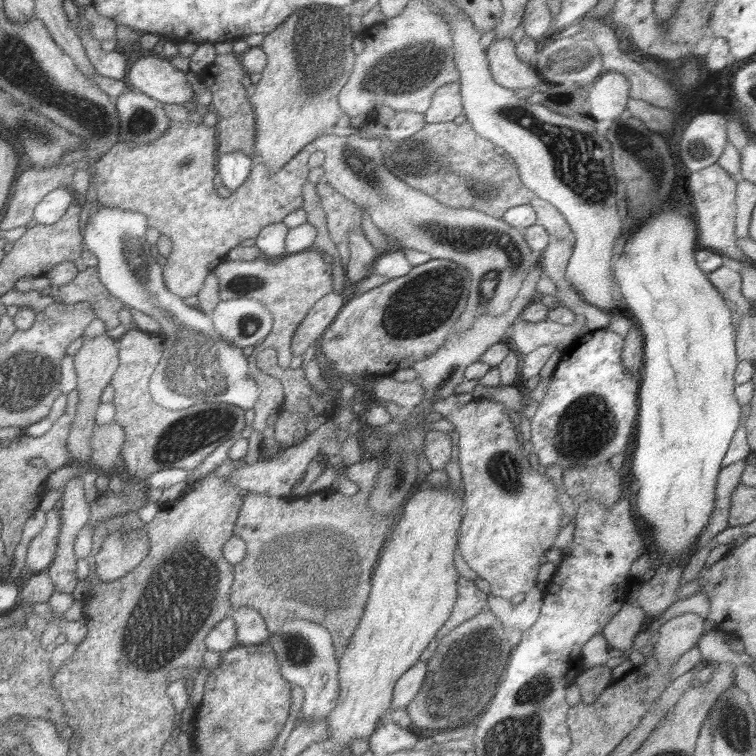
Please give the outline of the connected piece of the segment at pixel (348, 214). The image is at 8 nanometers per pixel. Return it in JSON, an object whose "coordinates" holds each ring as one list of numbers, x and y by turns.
{"coordinates":[[325,180,315,184,317,194,321,198,325,216,327,216,327,230,329,230,329,240,339,252,341,266,347,266,349,260,349,248,347,248,347,238,349,230,357,230,361,226,361,210,355,202,347,200,343,194,339,194,335,188,331,188]]}

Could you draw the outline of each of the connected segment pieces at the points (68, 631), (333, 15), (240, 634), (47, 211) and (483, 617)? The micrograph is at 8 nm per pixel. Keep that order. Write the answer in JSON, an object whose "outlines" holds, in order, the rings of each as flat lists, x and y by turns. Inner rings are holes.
{"outlines":[[[53,592,53,596,49,598,49,608,53,612,53,620,49,620,49,624,55,624,59,628,59,634,65,636,65,642,73,642,73,644,81,644,87,636,87,618,81,618,77,622,69,622,63,618,63,612,69,610,73,606,73,598,71,594,63,594,63,592]],[[305,6,295,10,291,16,285,18,273,32,269,32,263,42,261,50,267,54,267,66,261,72,261,80,255,84,255,92,249,98,255,114,255,144,253,144,253,164,261,164,267,168,267,174,273,176,279,172,299,150,311,144,319,136,351,136,351,118,345,116,341,110,337,96,341,88,347,84,353,66,355,54,351,50,351,42,355,40,353,30,349,26,349,12,335,8,335,6]],[[239,606,229,612,229,616,235,622,235,636,241,646,255,646,255,644,265,644,271,636,267,630,267,624,263,616,249,606]],[[59,186,55,190,51,190,33,210,33,222,43,224,43,226,51,226,55,222,59,222,65,214,65,210,73,204,73,200,77,200,77,196,67,188,67,186]],[[489,608,481,610,477,616,465,620,447,636,443,636,435,654,427,660,427,678,423,680,419,694,407,704,411,726,419,730,447,730,453,742,471,738,469,730,477,728,471,728,467,722,473,722,487,708,505,674,505,666,513,650,507,638,509,632]]]}

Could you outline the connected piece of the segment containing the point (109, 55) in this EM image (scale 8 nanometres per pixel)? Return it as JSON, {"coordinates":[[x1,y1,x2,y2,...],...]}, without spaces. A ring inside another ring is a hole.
{"coordinates":[[81,36,81,44,85,48,85,54,89,62,93,64,97,76,101,78,113,78,115,82,125,82,127,76,127,56,121,52,103,52,101,44,97,40,91,40,87,36]]}

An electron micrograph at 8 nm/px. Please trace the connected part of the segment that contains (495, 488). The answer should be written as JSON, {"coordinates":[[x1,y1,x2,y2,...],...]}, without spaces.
{"coordinates":[[455,394,447,400,437,400,433,410,443,414,445,420,455,424,459,434,459,468,463,478,463,502,465,516,461,518,457,548,467,562,467,566,483,580,489,582,491,596,511,600,515,594,527,594,537,584,537,568,541,566,537,560,551,548,559,528,561,506,557,504,557,494,553,482,533,464,533,460,523,456,523,442,519,438,517,426,509,420,511,408,505,408,505,402,495,402,487,398,471,400,465,406,457,406]]}

